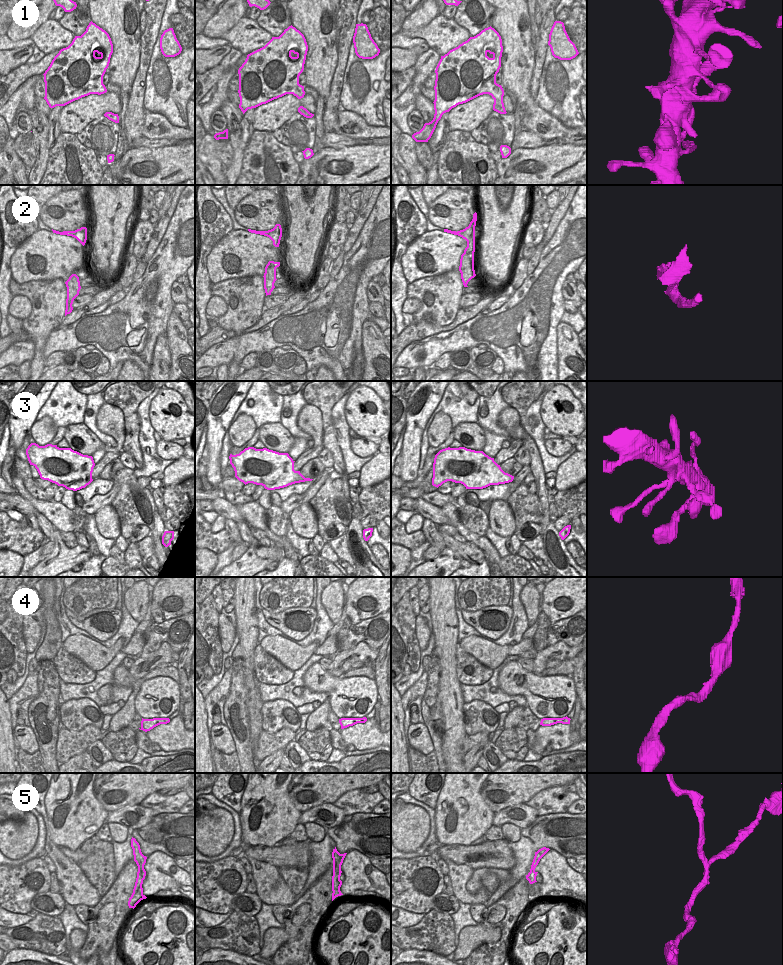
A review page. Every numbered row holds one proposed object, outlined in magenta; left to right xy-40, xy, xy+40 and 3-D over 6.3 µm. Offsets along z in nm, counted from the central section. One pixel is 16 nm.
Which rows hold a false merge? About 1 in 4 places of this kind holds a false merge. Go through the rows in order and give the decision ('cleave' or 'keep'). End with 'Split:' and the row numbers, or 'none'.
1: keep
2: cleave
3: keep
4: keep
5: cleave
Split: 2, 5

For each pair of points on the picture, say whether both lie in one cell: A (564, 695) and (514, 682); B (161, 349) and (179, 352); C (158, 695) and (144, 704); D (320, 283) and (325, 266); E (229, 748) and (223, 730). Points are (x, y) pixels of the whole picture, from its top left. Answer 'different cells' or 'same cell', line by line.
A: same cell
B: different cells
C: same cell
D: same cell
E: same cell

